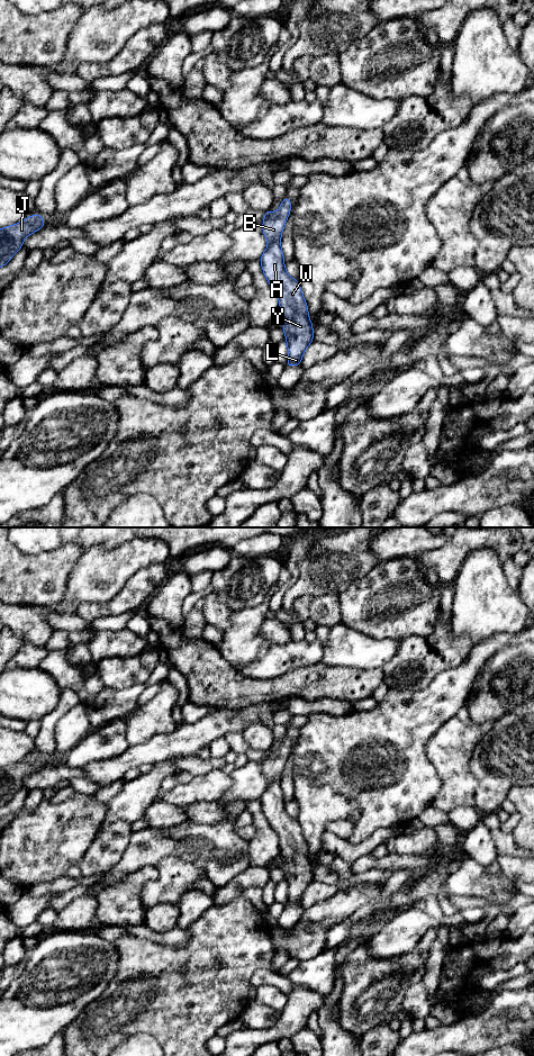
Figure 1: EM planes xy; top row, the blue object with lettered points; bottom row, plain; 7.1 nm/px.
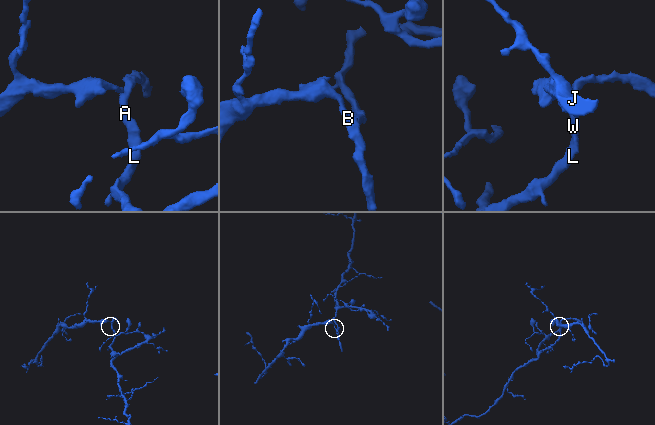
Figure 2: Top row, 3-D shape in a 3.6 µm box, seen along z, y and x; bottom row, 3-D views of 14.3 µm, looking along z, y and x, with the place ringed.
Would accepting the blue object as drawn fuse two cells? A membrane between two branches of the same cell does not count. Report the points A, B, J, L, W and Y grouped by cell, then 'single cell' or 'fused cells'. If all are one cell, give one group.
groups A B L W Y / J; fused cells

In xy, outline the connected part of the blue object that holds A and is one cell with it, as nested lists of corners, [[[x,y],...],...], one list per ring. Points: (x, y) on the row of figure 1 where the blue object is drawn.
[[[286,196],[278,213],[269,210],[263,219],[262,231],[269,245],[260,262],[270,287],[277,294],[280,313],[284,317],[281,328],[288,343],[287,367],[301,365],[301,358],[314,341],[313,323],[308,315],[308,305],[297,279],[291,278],[284,269],[284,258],[280,240],[292,202]]]

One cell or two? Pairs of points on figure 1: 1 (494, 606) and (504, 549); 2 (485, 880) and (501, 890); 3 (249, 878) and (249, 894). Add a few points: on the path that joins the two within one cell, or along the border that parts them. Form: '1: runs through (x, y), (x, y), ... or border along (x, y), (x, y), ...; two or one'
1: border along (478, 549), (491, 548), (501, 565); two
2: runs through (489, 881), (497, 885); one
3: border along (261, 886), (249, 886), (238, 896); two

